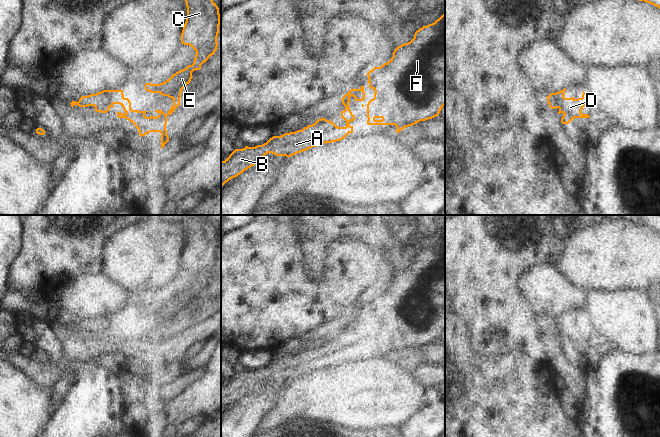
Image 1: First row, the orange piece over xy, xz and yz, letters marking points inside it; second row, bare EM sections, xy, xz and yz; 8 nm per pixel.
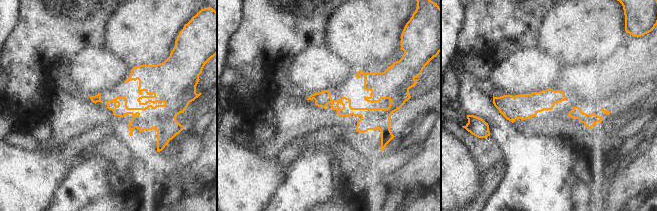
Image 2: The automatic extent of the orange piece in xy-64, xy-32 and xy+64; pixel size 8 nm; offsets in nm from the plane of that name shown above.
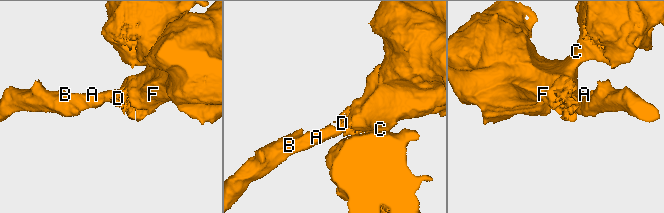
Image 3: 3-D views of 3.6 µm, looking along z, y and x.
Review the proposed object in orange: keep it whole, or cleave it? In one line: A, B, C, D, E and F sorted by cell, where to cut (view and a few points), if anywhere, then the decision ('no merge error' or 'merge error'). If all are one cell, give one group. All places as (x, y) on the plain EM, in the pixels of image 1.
groups A B C D E F; cut none; no merge error

